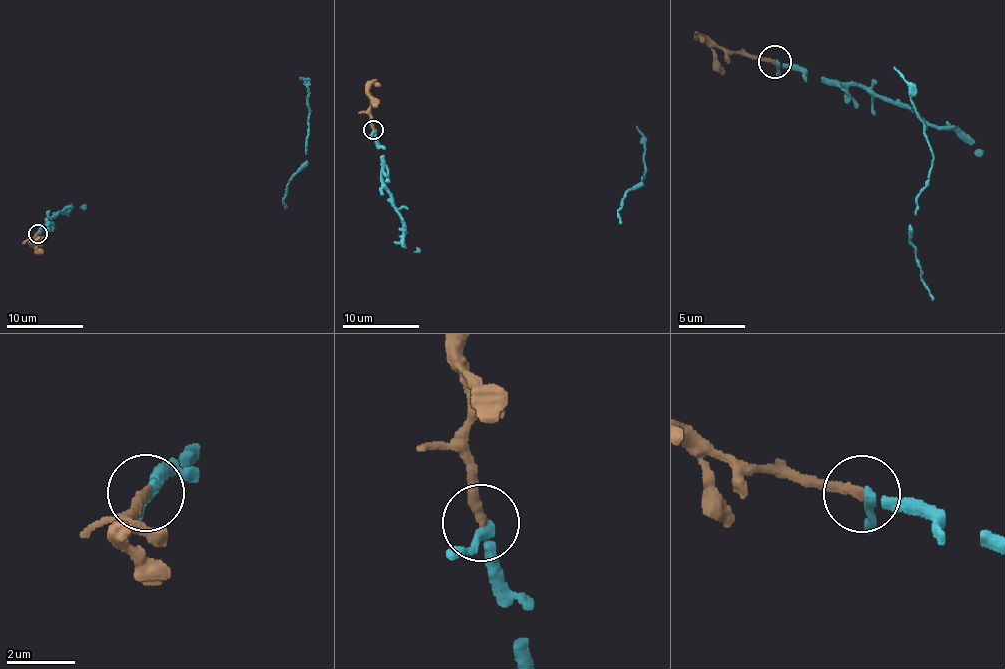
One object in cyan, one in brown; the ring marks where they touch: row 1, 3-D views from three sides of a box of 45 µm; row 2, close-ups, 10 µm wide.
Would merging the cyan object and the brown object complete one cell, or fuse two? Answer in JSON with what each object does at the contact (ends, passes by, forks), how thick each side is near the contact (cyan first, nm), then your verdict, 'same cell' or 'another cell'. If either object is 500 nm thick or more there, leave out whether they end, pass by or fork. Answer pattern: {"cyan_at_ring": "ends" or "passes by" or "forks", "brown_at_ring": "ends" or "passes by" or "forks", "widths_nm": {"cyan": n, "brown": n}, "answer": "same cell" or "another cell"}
{"cyan_at_ring": "passes by", "brown_at_ring": "ends", "widths_nm": {"cyan": 280, "brown": 300}, "answer": "same cell"}

